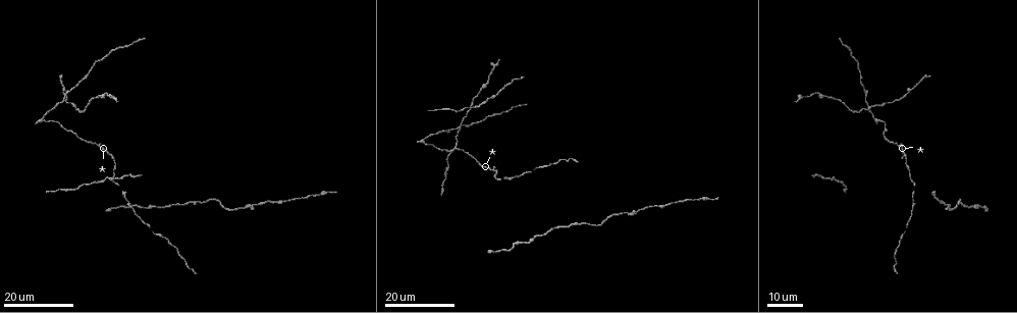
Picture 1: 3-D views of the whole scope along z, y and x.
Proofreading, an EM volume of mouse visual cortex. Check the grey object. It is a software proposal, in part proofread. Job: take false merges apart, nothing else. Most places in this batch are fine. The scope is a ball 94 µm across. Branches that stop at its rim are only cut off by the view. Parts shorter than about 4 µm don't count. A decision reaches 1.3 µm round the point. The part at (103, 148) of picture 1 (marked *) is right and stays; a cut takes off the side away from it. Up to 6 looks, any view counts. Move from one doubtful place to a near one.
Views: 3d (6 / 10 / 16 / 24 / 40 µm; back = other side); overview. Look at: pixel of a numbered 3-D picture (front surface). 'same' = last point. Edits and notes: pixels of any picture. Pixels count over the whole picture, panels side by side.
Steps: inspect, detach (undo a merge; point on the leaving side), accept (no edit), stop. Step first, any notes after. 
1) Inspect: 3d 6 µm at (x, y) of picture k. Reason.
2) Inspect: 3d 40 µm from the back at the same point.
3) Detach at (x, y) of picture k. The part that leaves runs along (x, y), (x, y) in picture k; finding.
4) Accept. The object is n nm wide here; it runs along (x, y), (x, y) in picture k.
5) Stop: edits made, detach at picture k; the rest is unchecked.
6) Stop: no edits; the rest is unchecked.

Inspect: 3d 16 µm at (905, 157) of picture 1. Three-way junction.

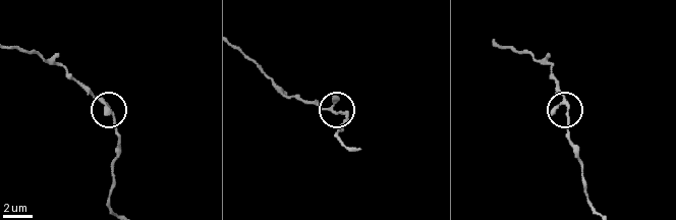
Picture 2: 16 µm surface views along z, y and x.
Inspect: 3d 6 µm at (567, 101) of picture 2.

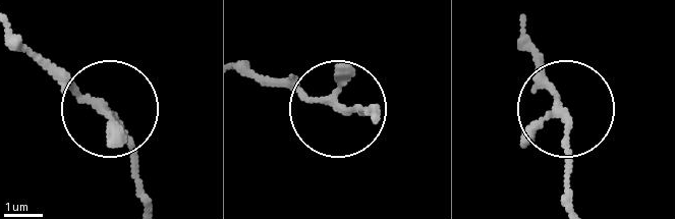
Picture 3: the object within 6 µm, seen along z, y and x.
Accept. It runs along (520, 31), (569, 115), (569, 189) in picture 3; one neuron here.

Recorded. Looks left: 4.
Inspect: 3d 24 µm at (486, 83) of picture 1. Thick turns thin.

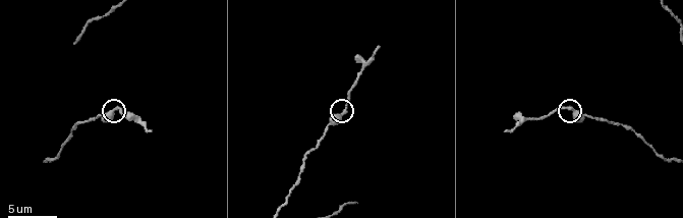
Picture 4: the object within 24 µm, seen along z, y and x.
Inspect: 3d 6 µm at (342, 111) of picture 4.

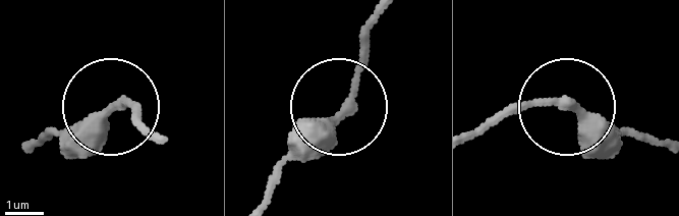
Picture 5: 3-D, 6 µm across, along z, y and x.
Accept. It runs along (259, 204), (346, 97), (376, 22) in picture 5; one neuron here.

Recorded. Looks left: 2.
Inspect: 3d 24 µm at (94, 183) of picture 1.

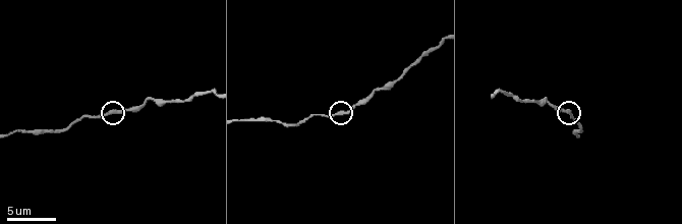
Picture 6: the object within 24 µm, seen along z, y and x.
Inspect: 3d 6 µm at (338, 114) of picture 6.

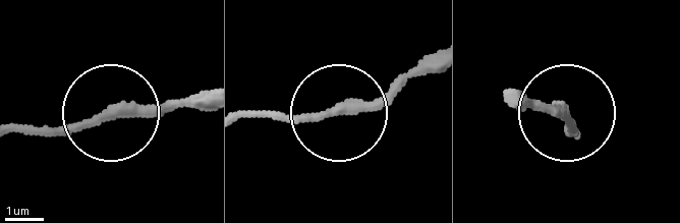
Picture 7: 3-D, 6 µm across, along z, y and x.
Accept. Continuous, no second neuron.

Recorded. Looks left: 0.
Stop: no edits; the rest is unchecked.

